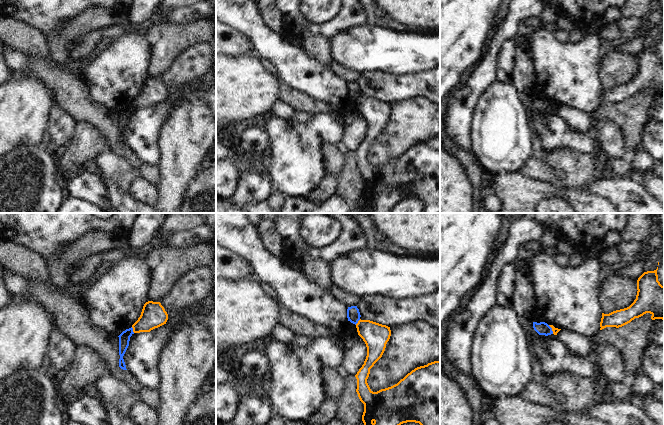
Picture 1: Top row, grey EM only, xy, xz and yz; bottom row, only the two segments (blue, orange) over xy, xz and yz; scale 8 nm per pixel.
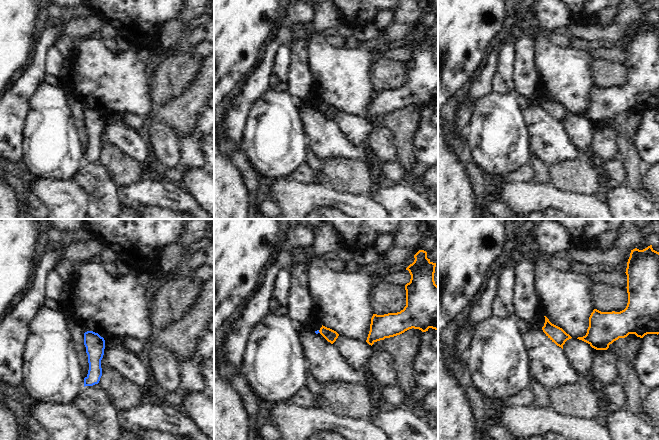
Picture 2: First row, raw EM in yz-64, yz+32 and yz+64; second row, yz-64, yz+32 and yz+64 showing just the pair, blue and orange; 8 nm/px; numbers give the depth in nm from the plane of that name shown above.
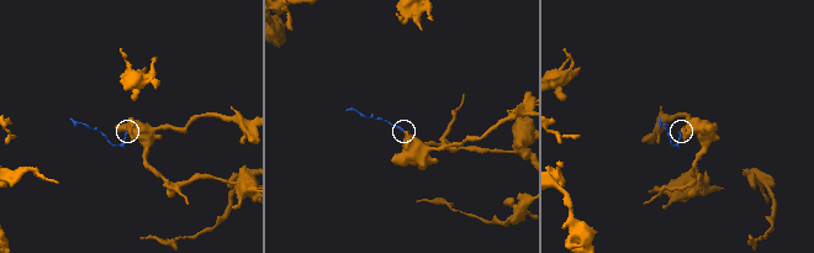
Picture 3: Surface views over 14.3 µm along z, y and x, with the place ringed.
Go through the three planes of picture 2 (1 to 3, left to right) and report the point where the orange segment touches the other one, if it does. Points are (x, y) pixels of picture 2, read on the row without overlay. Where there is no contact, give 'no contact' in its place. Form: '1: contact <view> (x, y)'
1: no contact
2: contact yz+32 (318, 107)
3: no contact

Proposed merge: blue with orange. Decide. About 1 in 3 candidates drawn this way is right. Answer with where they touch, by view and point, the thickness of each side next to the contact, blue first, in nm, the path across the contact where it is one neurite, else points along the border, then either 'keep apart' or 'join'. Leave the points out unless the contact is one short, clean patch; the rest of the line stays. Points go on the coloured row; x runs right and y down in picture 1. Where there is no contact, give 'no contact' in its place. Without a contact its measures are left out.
meets blue in xy at (132, 330); 90 nm thick on the blue side, 200 nm on the other; border along xy (131, 327), (134, 332); keep apart

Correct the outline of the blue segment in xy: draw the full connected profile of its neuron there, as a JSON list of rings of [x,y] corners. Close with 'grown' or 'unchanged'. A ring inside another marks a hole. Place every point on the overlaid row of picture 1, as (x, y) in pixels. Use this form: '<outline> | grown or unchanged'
[[[129,328],[126,329],[125,331],[123,331],[118,337],[119,337],[119,355],[120,355],[120,359],[119,359],[119,367],[123,370],[127,370],[126,369],[126,365],[123,359],[123,356],[129,346],[129,341],[130,341],[130,337],[134,334],[133,332],[133,328]]] | unchanged

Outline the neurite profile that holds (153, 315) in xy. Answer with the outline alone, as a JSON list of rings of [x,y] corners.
[[[148,301],[144,304],[138,320],[132,325],[134,333],[150,332],[166,324],[168,314],[160,302]]]

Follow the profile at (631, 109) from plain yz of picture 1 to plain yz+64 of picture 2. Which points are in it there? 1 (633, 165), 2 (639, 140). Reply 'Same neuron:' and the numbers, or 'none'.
Same neuron: 1

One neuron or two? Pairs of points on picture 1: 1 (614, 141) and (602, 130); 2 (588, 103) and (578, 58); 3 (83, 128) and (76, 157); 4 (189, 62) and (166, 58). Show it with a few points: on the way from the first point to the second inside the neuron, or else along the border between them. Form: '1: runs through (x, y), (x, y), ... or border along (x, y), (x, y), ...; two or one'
1: runs through (611, 138), (605, 132); one
2: runs through (584, 92), (578, 85), (578, 69); one
3: runs through (83, 135), (83, 147), (81, 150); one
4: border along (193, 45), (186, 48), (159, 77); two

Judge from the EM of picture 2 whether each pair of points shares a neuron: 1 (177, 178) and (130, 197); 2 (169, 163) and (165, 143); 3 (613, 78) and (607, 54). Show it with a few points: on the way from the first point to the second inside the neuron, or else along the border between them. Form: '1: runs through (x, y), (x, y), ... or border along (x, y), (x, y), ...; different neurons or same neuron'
1: border along (170, 181), (181, 184); different neurons
2: runs through (169, 158), (166, 148); same neuron
3: runs through (612, 72), (608, 67), (607, 60); same neuron

